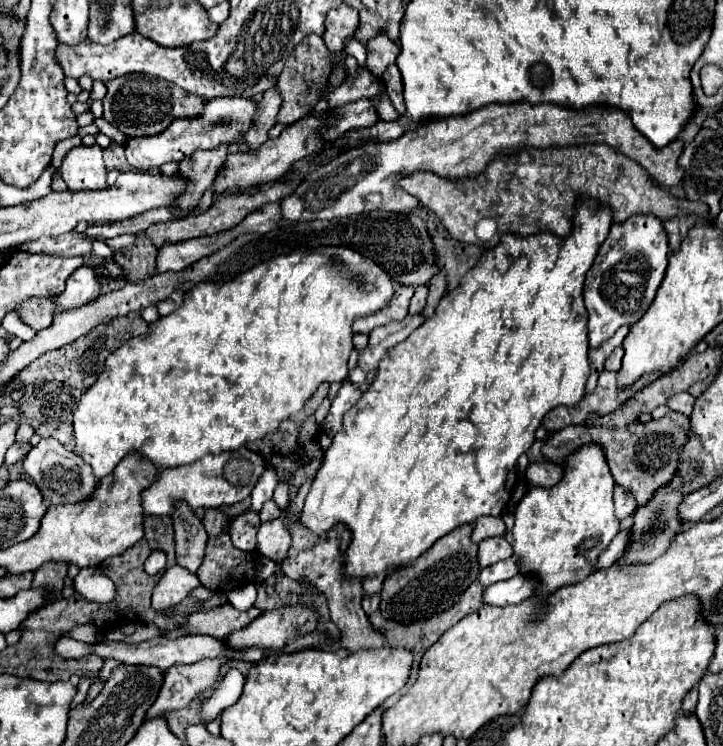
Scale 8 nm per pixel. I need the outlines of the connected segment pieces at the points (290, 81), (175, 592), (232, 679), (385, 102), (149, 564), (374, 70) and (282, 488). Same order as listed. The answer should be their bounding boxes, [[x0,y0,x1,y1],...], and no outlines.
[[278,36,332,126],[152,566,200,608],[202,668,244,722],[378,98,398,120],[144,552,166,576],[366,34,400,78],[274,482,290,508]]

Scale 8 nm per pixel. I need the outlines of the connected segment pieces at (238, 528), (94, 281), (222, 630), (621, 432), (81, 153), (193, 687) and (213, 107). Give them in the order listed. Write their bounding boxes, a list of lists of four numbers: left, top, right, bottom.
[[230,510,260,552],[52,266,100,314],[182,604,260,640],[542,412,690,506],[62,146,106,192],[146,660,232,718],[126,98,256,170]]

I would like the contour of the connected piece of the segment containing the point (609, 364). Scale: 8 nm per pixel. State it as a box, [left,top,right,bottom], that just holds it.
[606,348,624,372]

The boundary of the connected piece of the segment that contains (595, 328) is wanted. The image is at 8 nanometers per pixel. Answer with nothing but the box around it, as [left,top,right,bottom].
[584,216,668,348]

